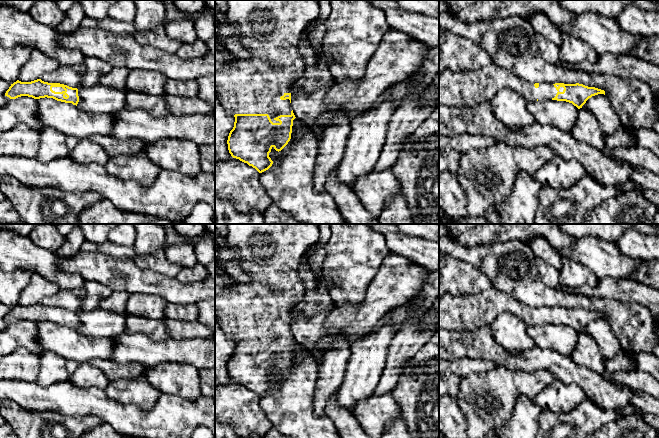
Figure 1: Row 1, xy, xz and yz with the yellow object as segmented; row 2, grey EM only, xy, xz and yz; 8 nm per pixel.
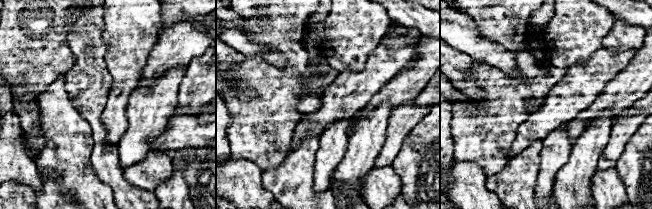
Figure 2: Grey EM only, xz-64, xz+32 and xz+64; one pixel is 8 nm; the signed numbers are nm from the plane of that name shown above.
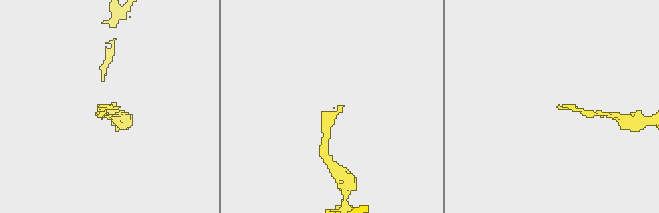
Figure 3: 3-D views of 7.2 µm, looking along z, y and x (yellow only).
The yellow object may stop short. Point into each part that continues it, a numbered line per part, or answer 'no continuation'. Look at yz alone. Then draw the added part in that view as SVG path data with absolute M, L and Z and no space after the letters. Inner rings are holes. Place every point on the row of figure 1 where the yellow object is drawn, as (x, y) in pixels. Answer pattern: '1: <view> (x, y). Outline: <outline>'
1: yz (466, 88). Outline: M495 63L485 66L477 70L463 70L454 72L445 70L439 76L439 105L448 107L472 107L479 103L487 103L500 90L509 88L526 98L527 101L541 101L544 99L552 99L556 96L557 90L553 84L539 83L536 88L534 84L523 80L521 77L497 66Z

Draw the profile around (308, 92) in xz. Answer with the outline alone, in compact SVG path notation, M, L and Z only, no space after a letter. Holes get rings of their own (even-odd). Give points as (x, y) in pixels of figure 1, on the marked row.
M315 20L304 28L296 48L304 59L305 69L291 87L293 113L314 129L318 142L323 138L323 130L317 125L317 120L325 113L325 95L335 83L322 49L325 32L324 23Z

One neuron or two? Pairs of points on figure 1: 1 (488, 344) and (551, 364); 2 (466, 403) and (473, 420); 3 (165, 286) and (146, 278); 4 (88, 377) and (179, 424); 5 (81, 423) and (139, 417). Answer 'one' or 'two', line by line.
1: one
2: one
3: one
4: two
5: two

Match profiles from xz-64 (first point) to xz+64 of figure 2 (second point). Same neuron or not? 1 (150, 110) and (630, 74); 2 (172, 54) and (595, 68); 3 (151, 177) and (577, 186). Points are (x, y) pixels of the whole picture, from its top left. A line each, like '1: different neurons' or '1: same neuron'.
1: different neurons
2: same neuron
3: different neurons

